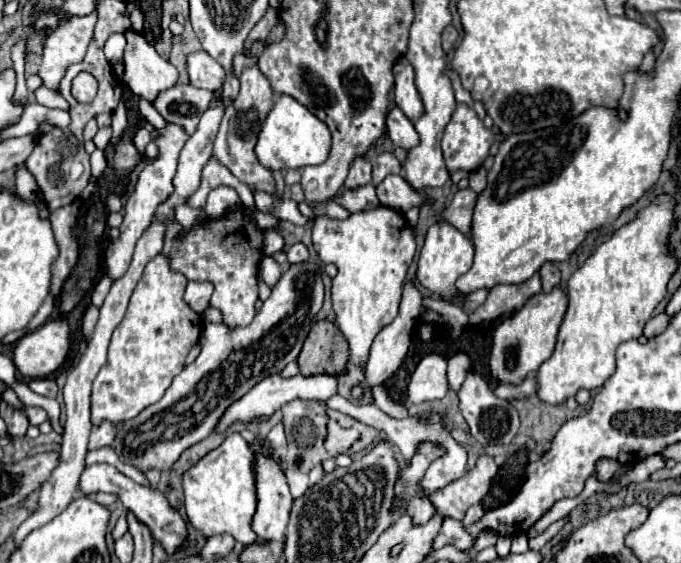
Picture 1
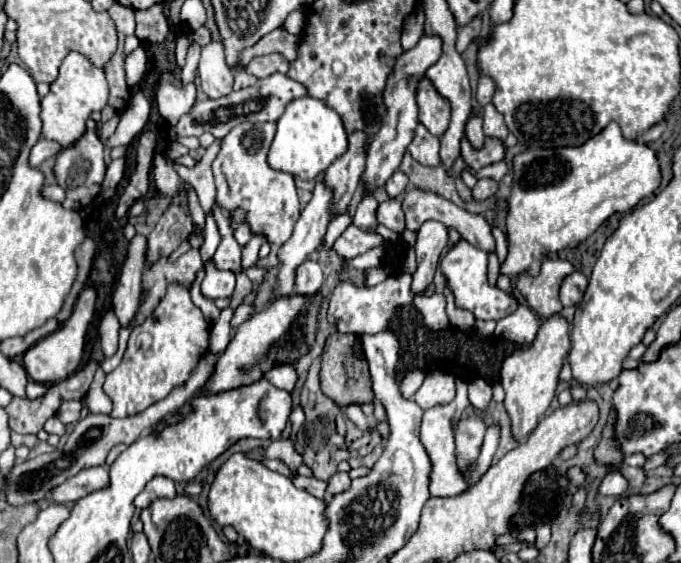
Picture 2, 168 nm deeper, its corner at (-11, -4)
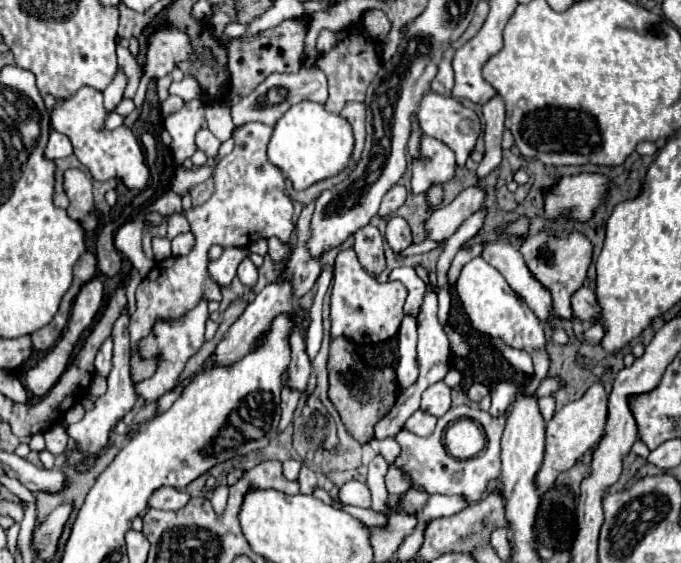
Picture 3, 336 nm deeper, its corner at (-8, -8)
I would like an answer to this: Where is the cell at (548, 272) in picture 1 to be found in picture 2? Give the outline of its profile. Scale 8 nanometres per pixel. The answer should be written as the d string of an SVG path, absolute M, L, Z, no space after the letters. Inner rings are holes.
M574 272L564 278L560 288L560 300L564 306L578 306L588 288L588 278L582 272Z

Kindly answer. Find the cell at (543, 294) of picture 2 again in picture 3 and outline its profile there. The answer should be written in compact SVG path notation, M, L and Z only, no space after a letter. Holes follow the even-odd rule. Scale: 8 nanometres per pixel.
M539 232L537 236L529 236L521 244L521 254L531 276L541 282L551 292L551 306L557 318L571 318L569 296L583 284L587 276L587 268L591 264L593 246L583 234L569 234L567 238L555 238L549 232Z

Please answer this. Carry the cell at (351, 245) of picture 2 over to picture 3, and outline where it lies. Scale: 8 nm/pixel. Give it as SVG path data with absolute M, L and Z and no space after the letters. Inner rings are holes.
M343 248L335 260L335 278L331 290L331 336L345 336L357 344L381 342L391 338L403 320L407 288L399 281L377 282L359 264L353 248Z

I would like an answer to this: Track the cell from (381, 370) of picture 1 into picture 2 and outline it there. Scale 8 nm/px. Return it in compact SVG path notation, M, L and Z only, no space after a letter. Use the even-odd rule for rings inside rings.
M428 220L418 230L418 242L416 242L416 258L418 258L418 270L412 280L412 292L416 296L422 294L422 290L432 282L438 260L442 256L442 250L448 244L448 228L436 220Z

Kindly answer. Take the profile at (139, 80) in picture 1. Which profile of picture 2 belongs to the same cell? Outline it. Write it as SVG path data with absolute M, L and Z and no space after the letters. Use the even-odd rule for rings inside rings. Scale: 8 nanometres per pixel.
M162 74L156 86L156 102L160 114L174 126L184 114L188 114L196 102L196 86L182 84L172 74Z

